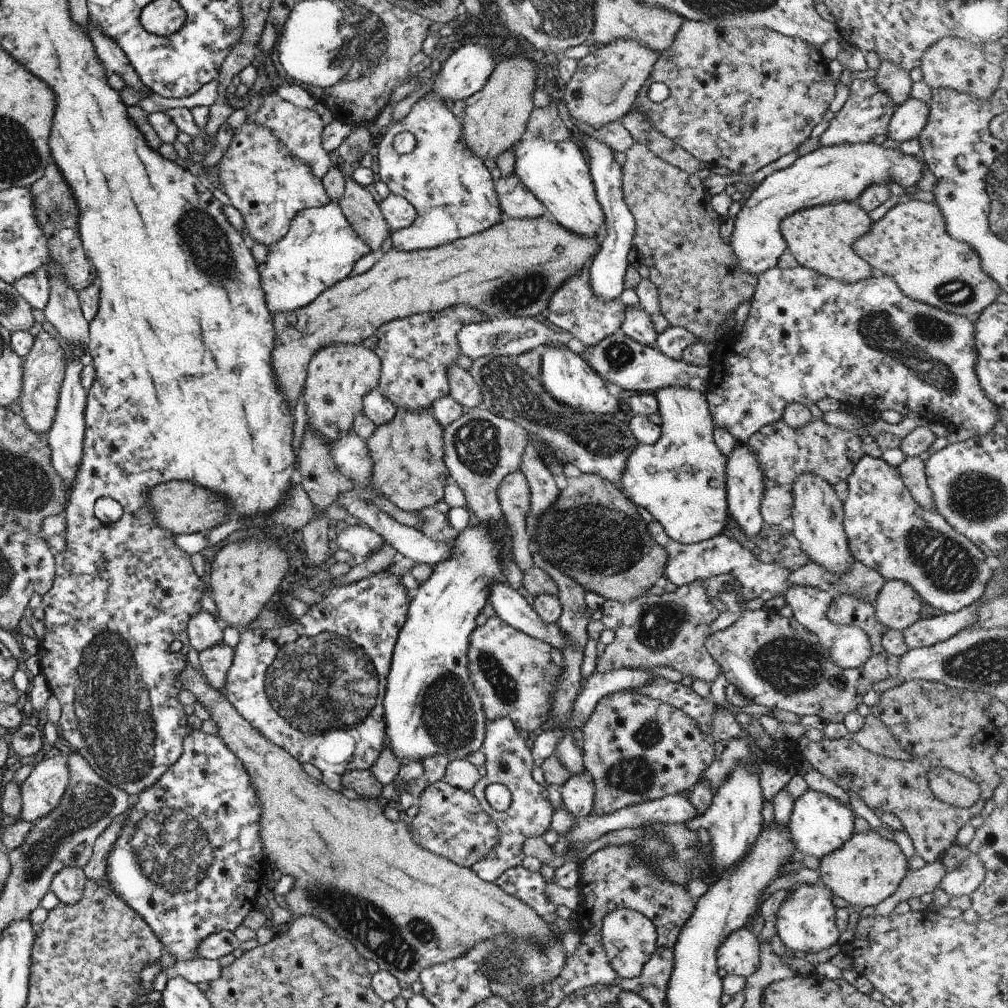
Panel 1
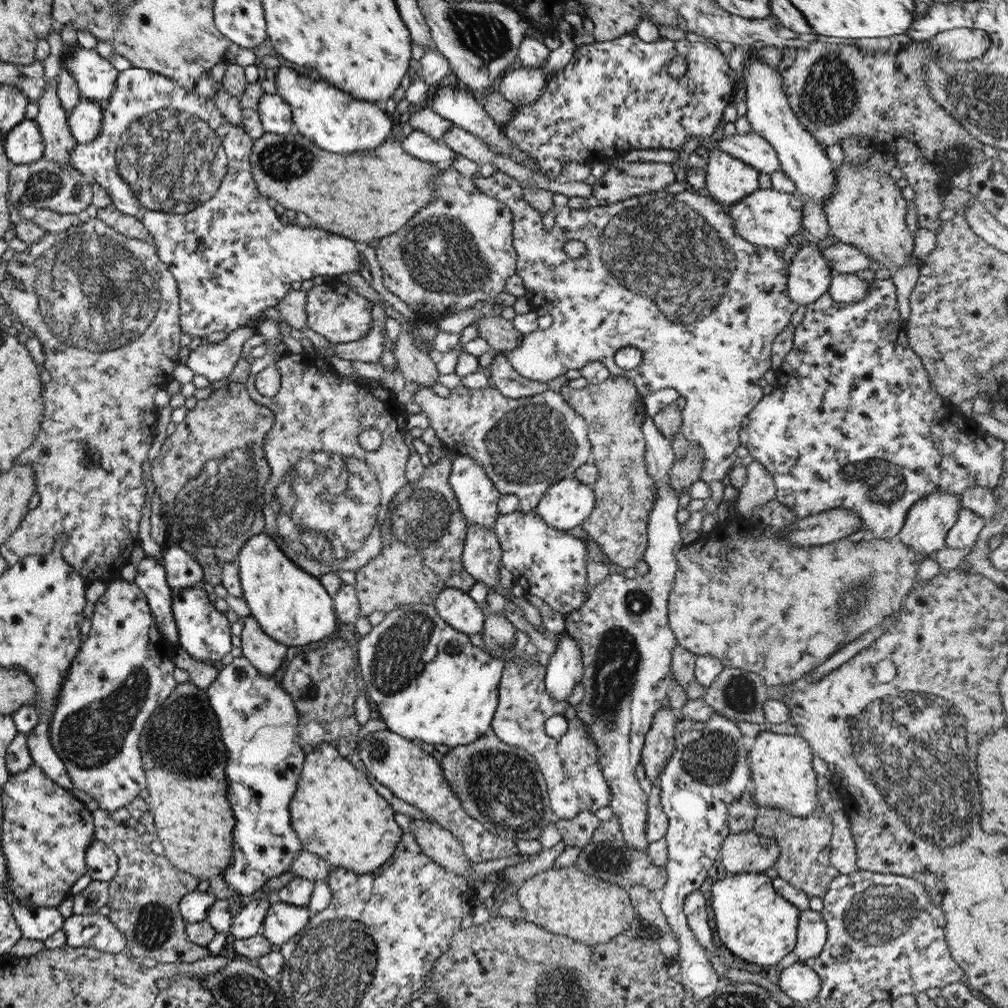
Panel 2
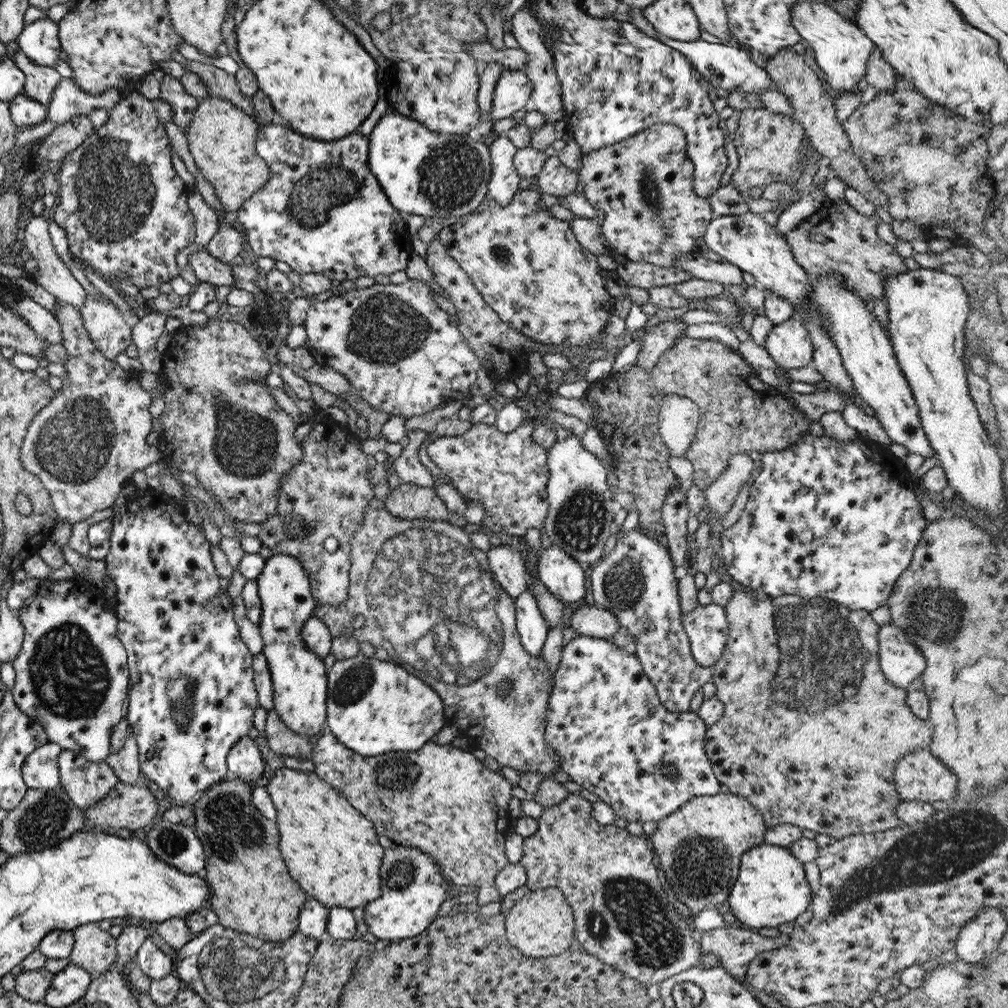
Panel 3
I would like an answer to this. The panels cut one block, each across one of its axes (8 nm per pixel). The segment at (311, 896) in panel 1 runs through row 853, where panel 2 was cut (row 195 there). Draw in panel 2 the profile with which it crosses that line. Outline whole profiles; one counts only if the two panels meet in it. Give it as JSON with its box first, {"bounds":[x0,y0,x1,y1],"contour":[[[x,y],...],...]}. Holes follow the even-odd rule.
{"bounds":[249,126,442,245],"contour":[[[293,126],[287,134],[264,132],[252,141],[249,166],[257,190],[284,209],[303,212],[320,230],[353,240],[358,245],[374,245],[389,234],[402,228],[421,208],[430,202],[433,188],[429,181],[441,177],[442,165],[417,160],[403,152],[401,139],[385,138],[377,148],[355,154],[331,154],[315,148]]]}

